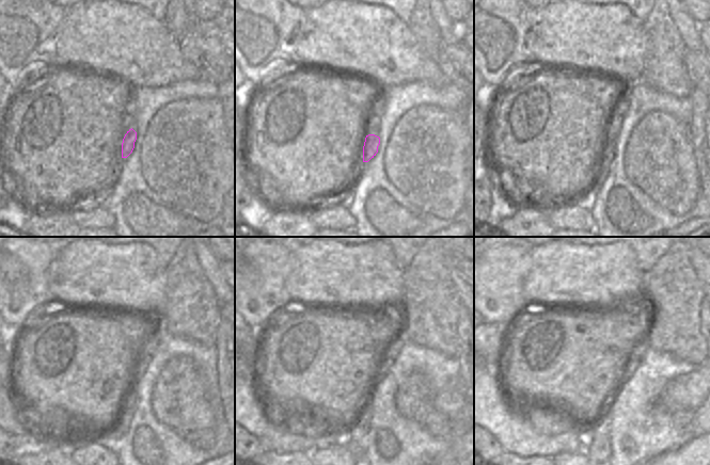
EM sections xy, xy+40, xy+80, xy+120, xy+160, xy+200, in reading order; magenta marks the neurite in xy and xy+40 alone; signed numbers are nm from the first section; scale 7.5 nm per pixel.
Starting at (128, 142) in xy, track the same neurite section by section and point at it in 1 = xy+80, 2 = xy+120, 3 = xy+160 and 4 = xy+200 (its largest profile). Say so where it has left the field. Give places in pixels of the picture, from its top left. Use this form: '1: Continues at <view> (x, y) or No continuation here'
1: Continues at xy+80 (609, 153)
2: Continues at xy+120 (126, 414)
3: Continues at xy+160 (357, 435)
4: Continues at xy+200 (597, 445)

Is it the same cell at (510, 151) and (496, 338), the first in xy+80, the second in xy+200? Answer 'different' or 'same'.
different

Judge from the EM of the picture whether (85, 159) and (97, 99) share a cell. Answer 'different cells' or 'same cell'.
same cell

